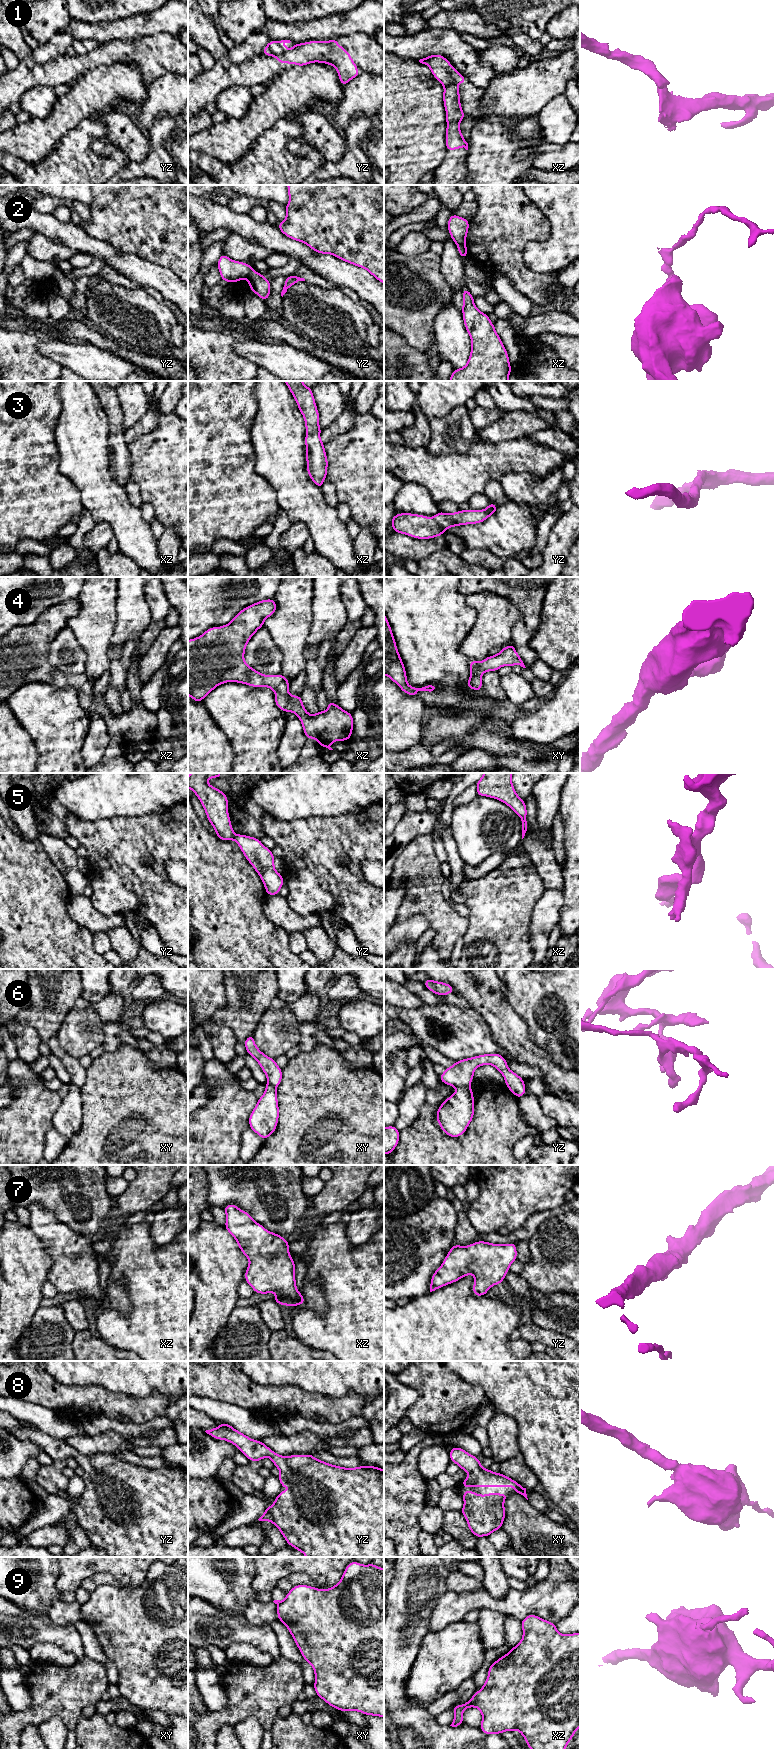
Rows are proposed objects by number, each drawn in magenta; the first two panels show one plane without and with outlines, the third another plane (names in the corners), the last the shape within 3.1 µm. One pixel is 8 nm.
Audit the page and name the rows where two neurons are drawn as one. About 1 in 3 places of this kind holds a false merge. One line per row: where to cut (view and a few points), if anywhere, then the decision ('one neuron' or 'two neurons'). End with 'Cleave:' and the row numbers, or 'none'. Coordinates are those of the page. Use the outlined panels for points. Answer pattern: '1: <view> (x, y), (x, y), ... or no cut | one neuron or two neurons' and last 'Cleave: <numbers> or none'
1: xz (456, 83), (450, 83), (444, 87) | two neurons
2: yz (252, 270), (246, 278) | two neurons
3: no cut | one neuron
4: no cut | one neuron
5: yz (235, 835), (233, 838) | two neurons
6: yz (469, 1085), (457, 1088) | two neurons
7: no cut | one neuron
8: no cut | one neuron
9: xz (474, 1694), (471, 1699), (472, 1706) | two neurons
Cleave: 1, 2, 5, 6, 9

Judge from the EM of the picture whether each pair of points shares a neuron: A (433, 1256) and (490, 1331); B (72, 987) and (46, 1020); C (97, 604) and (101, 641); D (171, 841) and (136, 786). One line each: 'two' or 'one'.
A: two
B: one
C: one
D: two

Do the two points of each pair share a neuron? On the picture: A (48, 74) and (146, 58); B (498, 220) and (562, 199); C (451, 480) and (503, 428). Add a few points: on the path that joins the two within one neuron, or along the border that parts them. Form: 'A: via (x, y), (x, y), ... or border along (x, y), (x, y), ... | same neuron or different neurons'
A: via (72, 66), (111, 52), (122, 52) | same neuron
B: border along (526, 195), (543, 214), (550, 227) | different neurons
C: border along (475, 437), (479, 440), (490, 442), (512, 440) | different neurons

